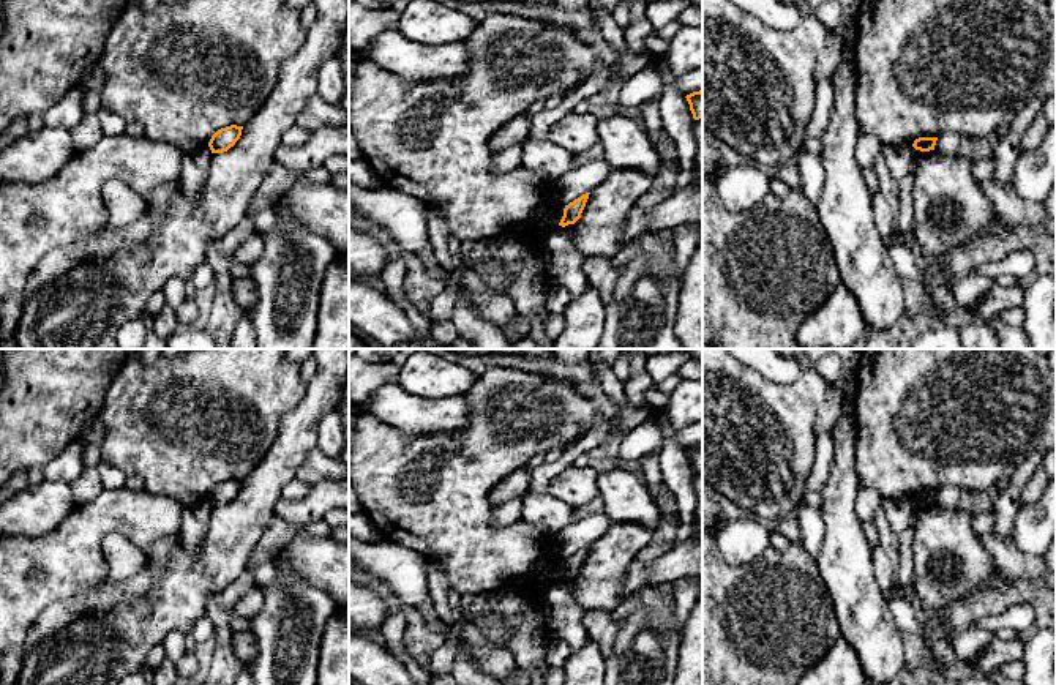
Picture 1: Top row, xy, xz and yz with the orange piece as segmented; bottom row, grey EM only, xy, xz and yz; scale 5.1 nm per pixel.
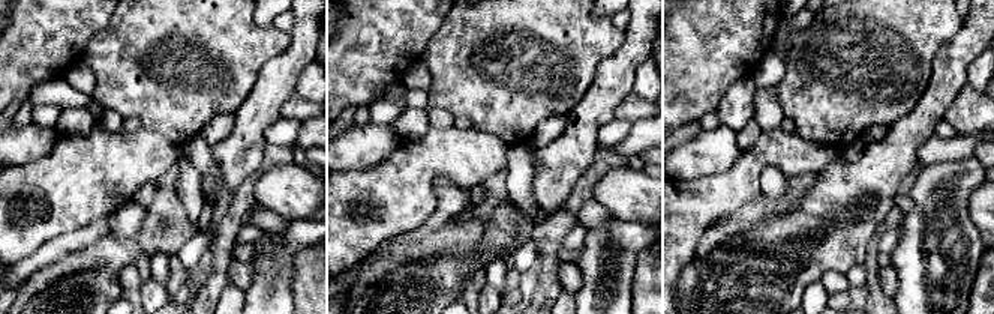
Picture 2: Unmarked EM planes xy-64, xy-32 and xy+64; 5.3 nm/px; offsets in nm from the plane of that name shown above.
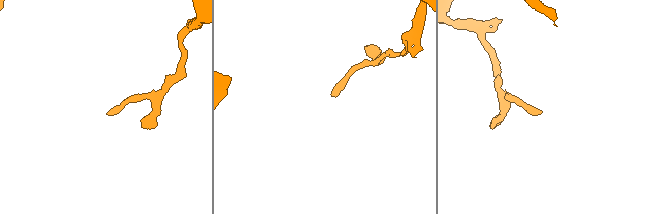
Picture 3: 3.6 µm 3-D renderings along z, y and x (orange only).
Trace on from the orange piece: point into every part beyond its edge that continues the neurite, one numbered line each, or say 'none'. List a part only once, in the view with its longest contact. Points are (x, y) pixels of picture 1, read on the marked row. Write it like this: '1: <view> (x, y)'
none

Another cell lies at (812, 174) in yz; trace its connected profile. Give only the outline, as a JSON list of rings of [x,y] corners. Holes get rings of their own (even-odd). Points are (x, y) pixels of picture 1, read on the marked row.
[[[802,148],[796,156],[796,163],[800,177],[800,189],[813,200],[818,200],[824,191],[826,182],[821,156]]]

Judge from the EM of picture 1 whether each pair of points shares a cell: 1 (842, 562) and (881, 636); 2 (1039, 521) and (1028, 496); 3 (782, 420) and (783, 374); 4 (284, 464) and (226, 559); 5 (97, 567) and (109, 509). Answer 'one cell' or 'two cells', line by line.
1: one cell
2: two cells
3: two cells
4: one cell
5: one cell

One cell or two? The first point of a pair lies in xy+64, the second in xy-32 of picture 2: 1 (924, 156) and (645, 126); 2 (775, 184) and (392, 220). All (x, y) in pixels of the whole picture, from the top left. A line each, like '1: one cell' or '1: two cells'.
1: one cell
2: two cells

